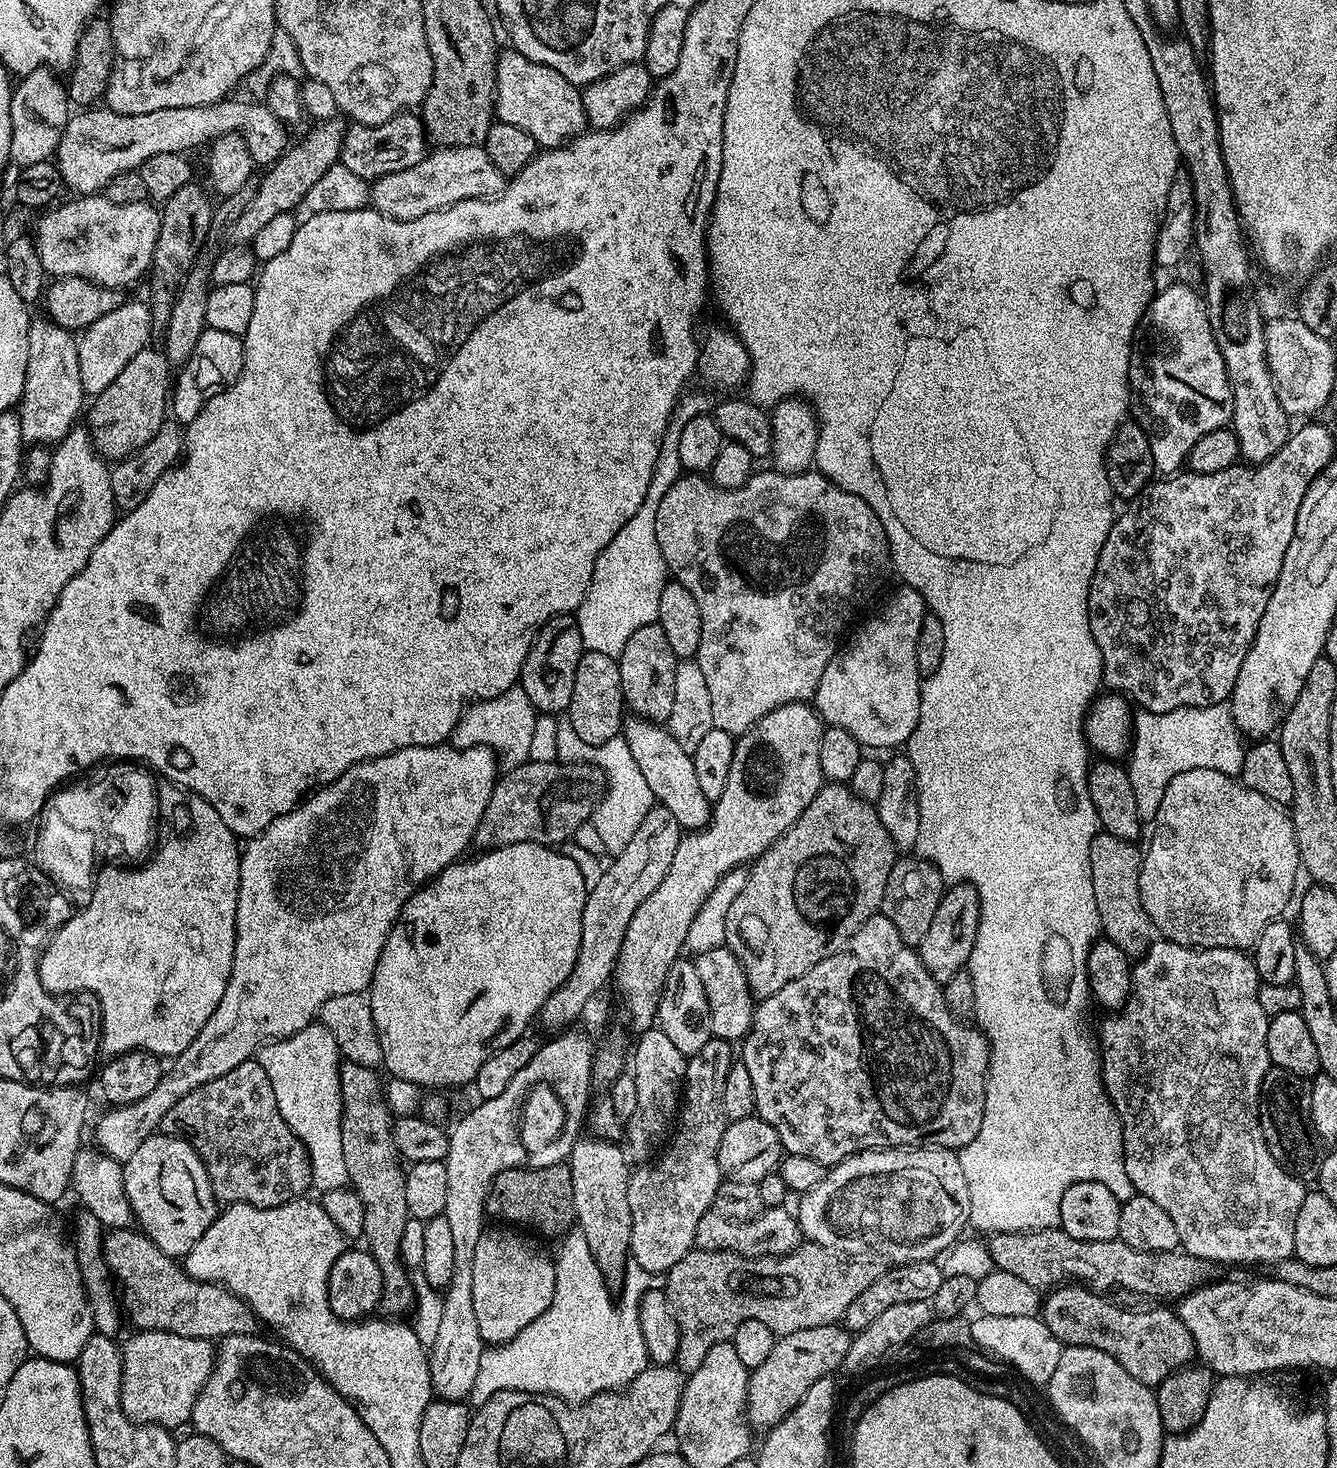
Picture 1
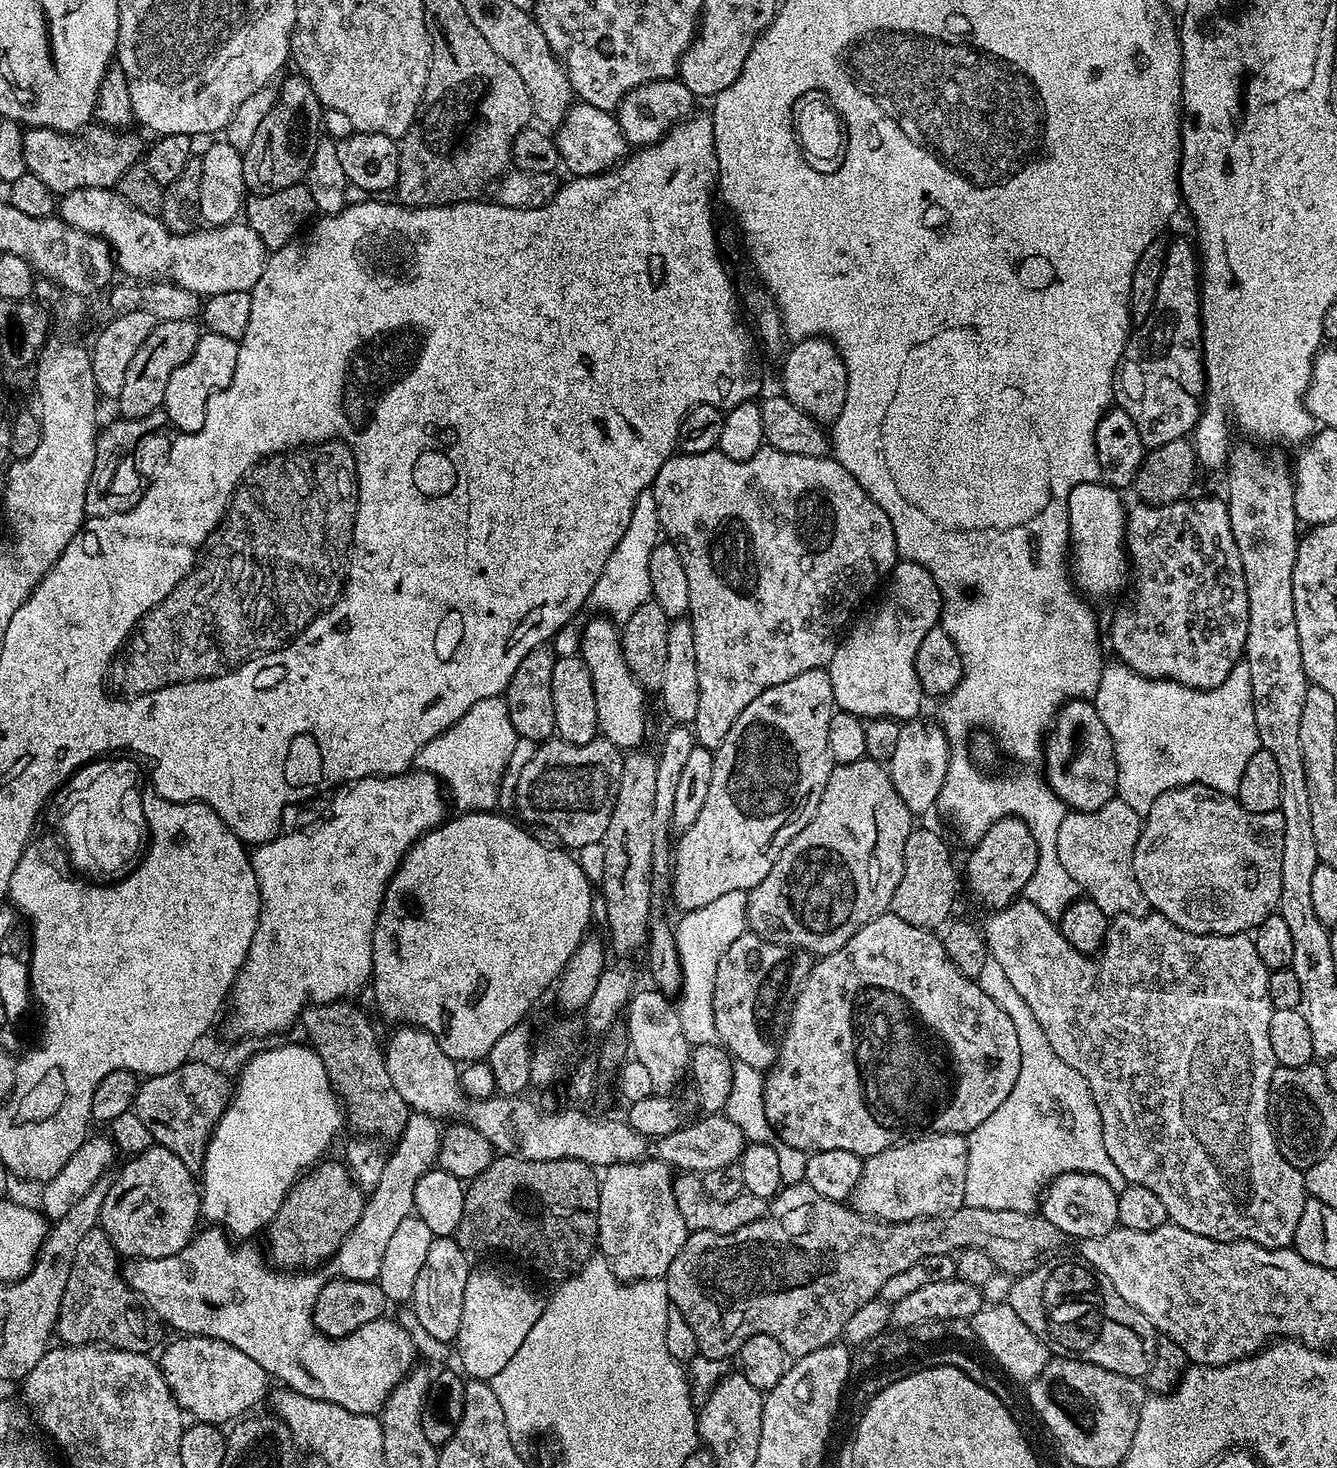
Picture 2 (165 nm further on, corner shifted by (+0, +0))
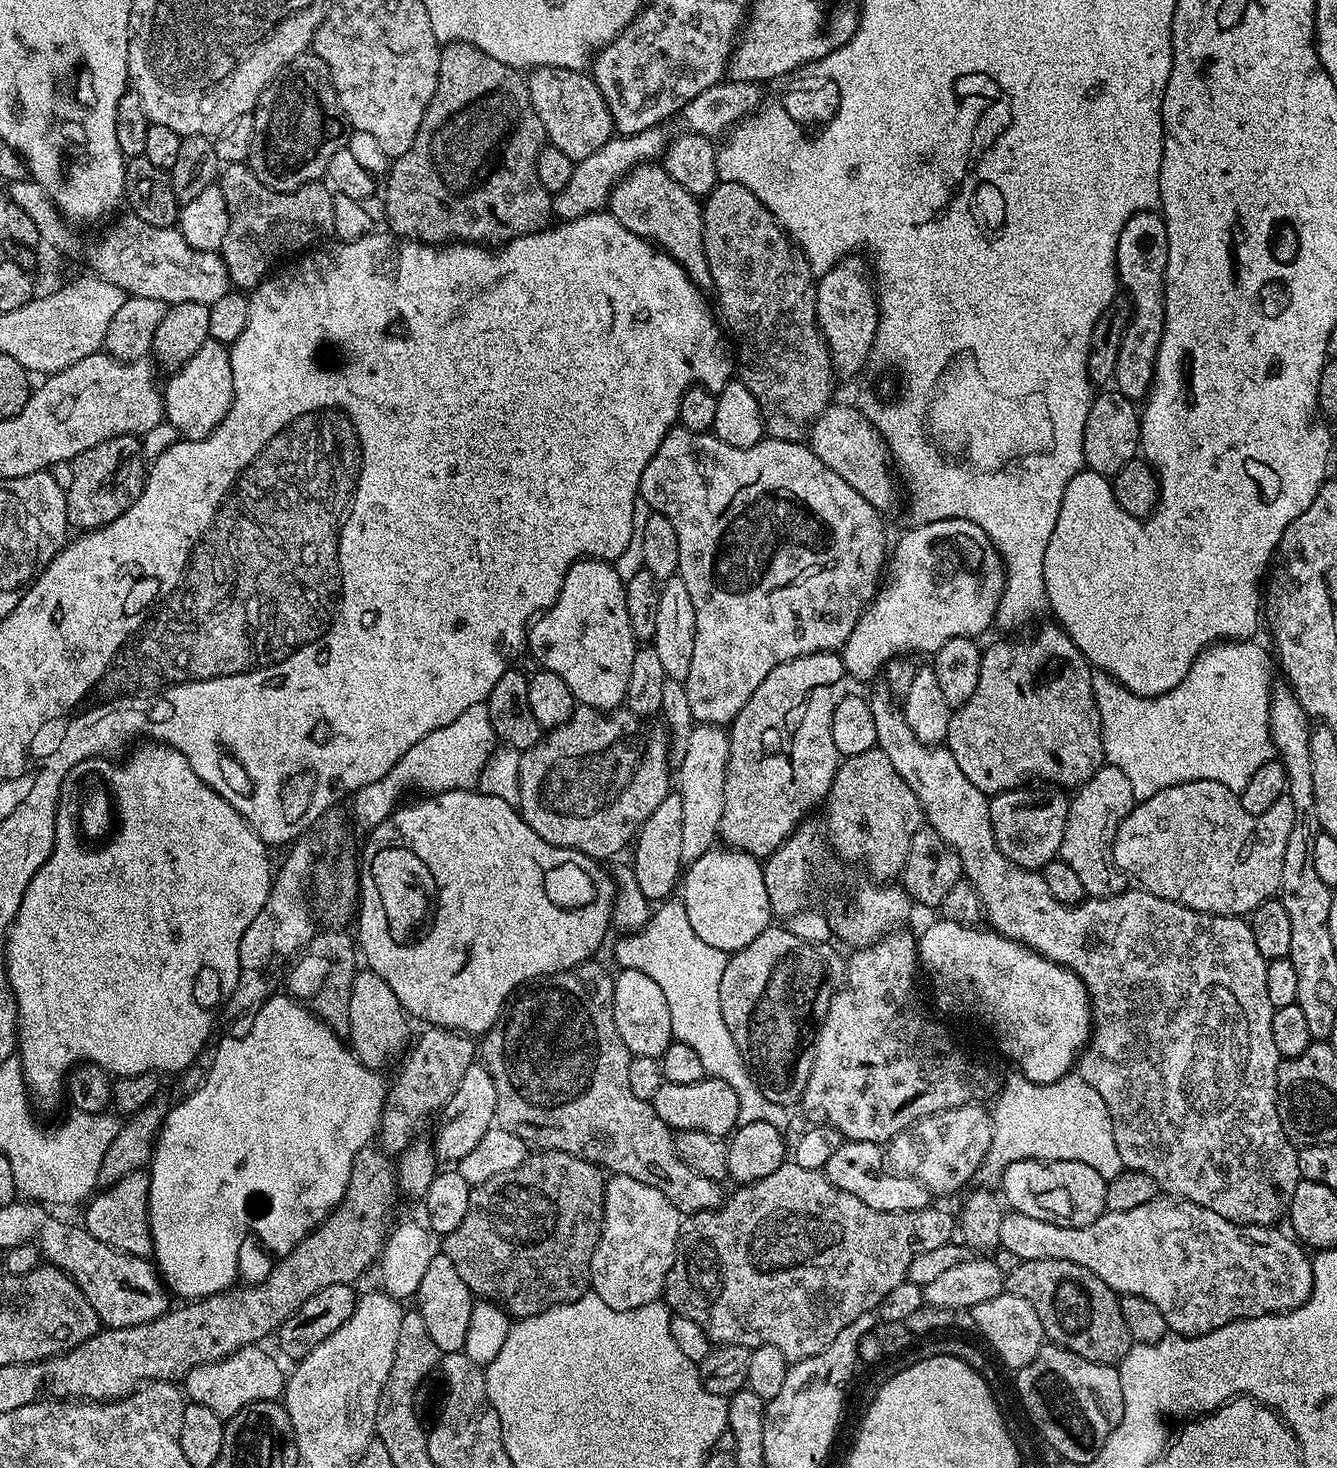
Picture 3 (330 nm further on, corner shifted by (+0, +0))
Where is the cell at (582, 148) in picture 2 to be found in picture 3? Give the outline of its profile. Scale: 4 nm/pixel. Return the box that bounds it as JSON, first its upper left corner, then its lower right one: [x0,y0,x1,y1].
[606,163,711,285]

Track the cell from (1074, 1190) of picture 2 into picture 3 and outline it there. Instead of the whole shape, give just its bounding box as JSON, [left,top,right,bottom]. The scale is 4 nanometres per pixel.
[1003,1160,1108,1226]

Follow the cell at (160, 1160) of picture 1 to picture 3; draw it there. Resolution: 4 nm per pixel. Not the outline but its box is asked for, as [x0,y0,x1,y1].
[83,1172,152,1257]

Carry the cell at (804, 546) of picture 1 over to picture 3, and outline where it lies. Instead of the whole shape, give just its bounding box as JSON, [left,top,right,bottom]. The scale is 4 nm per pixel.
[639,426,890,726]

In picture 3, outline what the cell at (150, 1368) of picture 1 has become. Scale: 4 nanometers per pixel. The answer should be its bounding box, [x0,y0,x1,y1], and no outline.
[182,1346,286,1418]

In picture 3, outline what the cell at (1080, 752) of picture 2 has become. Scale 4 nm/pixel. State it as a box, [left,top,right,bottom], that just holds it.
[946,622,1106,794]

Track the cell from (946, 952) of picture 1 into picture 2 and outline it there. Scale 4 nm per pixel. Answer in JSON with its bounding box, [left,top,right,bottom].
[962,816,1038,910]

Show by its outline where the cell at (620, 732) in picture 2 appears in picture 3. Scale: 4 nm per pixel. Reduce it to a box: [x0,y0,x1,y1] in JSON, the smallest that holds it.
[526,560,638,709]

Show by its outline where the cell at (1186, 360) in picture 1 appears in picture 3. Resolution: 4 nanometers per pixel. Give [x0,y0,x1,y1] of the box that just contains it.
[1114,211,1167,402]

